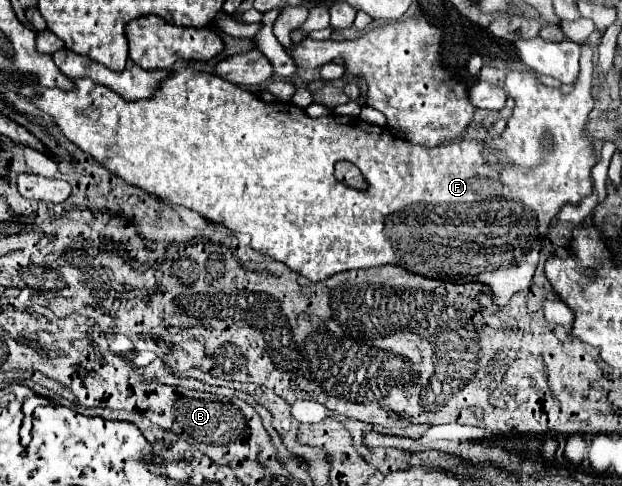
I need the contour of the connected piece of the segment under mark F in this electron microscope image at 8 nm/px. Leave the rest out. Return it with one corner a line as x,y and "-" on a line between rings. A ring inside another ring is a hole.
583,46
580,57
580,76
575,89
571,93
563,93
555,87
545,87
535,71
509,71
505,77
505,89
515,101
515,109
511,119
507,121
507,129
499,139
493,139
489,147
493,149
479,149
479,143
473,139
459,139
453,143
445,143
441,147
429,149
429,147
419,147
411,145
395,135
391,135
385,127
377,127
371,123
361,121
359,117
341,117
341,115
327,115
313,119
309,117
301,107
289,103
289,101
271,101
265,103
257,99
251,91
233,85
229,81
223,81
211,73
201,73
191,67
177,67
169,73
169,79
163,81
163,85
153,91
153,97
149,99
137,99
137,101
125,101
121,95
115,95
109,87
103,87
91,79
77,79
75,87
71,91
61,91
61,89
45,89
43,93
35,93
29,97
29,101
43,113
51,115
55,125
63,131
63,135
73,141
81,151
89,153
97,163
101,163
105,169
115,173
117,177
125,179
127,183
143,189
149,195
155,195
159,199
167,199
173,205
183,205
187,209
193,209
201,213
205,219
215,221
225,225
227,229
235,233
247,233
251,235
251,247
287,263
293,271
301,273
309,281
323,281
335,273
349,271
349,269
361,269
361,267
379,267
379,265
399,265
405,267
407,271
425,275
425,277
437,277
437,279
455,279
457,283
465,281
479,281
485,283
493,289
495,303
505,305
513,293
523,291
529,287
533,271
537,267
539,259
539,249
541,249
541,239
547,235
549,223
557,217
559,209
563,203
579,203
583,197
587,197
593,189
591,183
591,167
597,163
595,153
591,151
591,141
587,135
583,135
583,127
587,123
587,115
593,109
593,97
591,96
592,80
594,73
593,49
590,46
-
337,161
349,161
353,163
361,175
365,177
367,189
369,191
357,191
349,189
343,183
339,183
333,177
333,165

